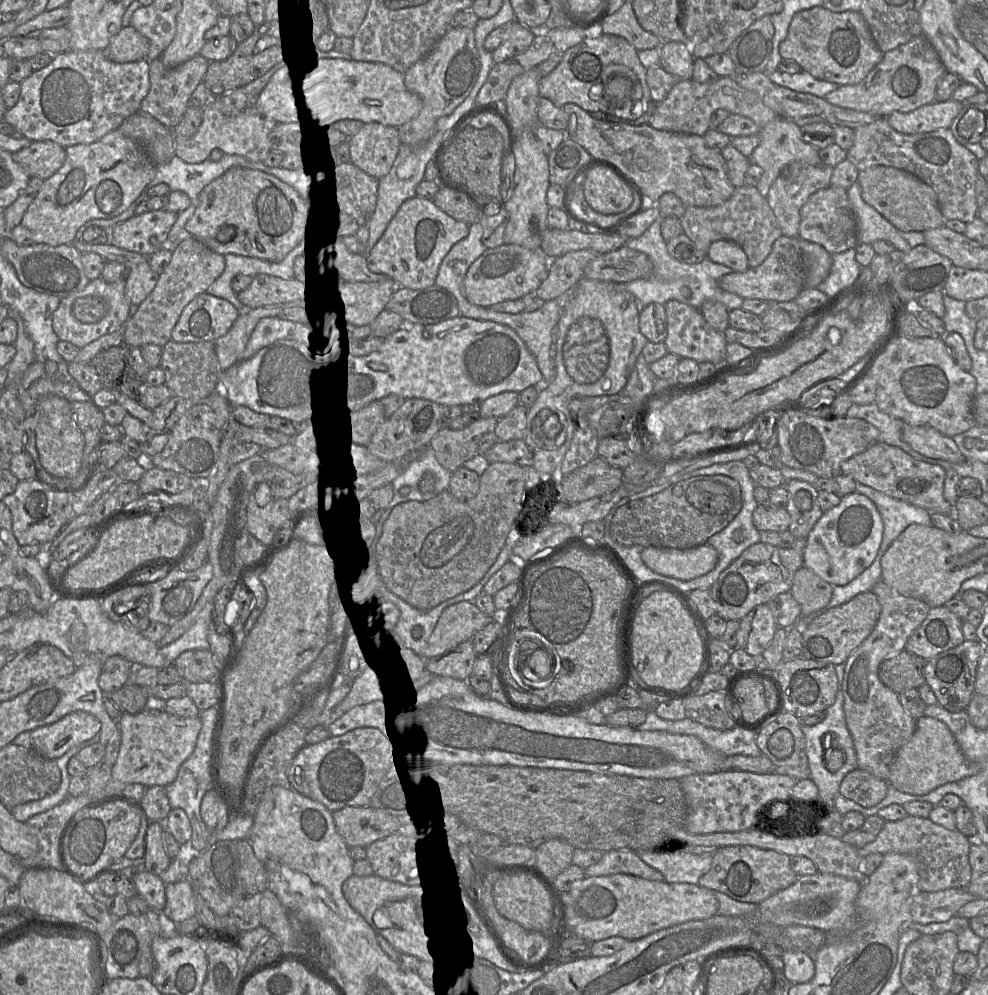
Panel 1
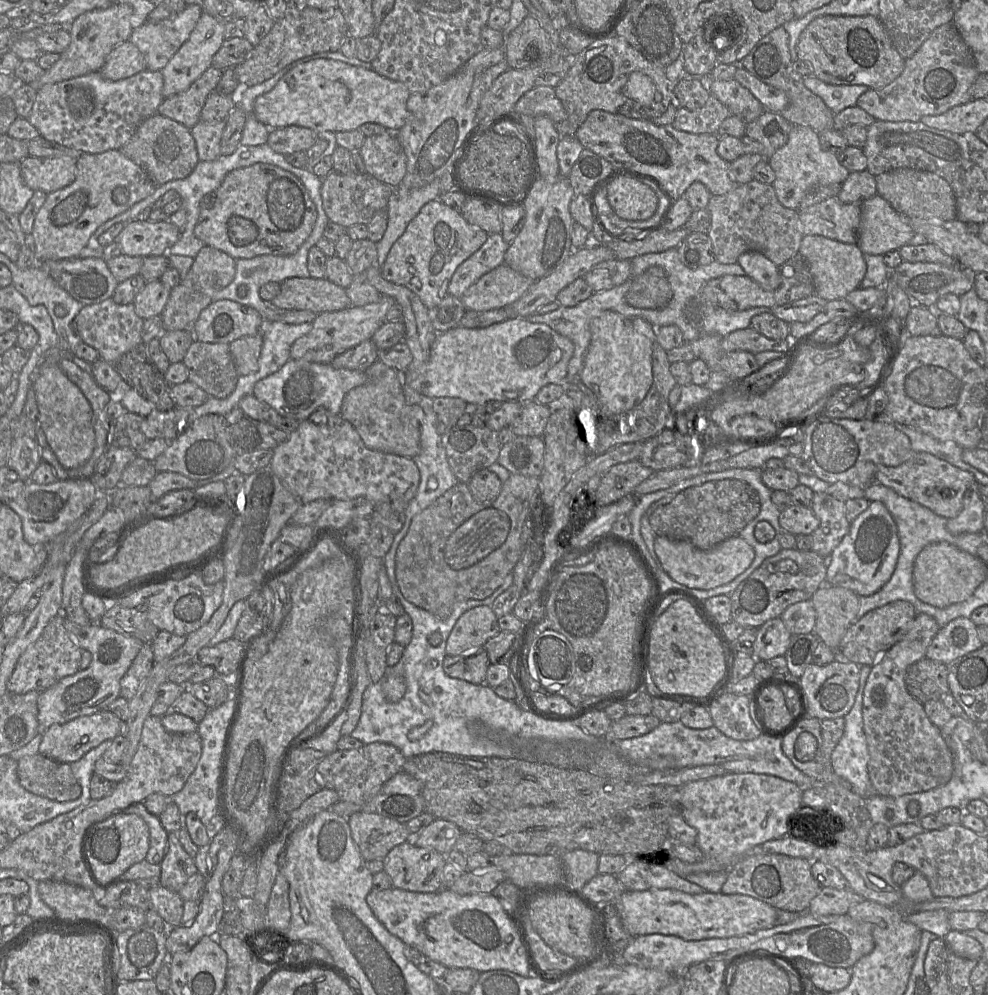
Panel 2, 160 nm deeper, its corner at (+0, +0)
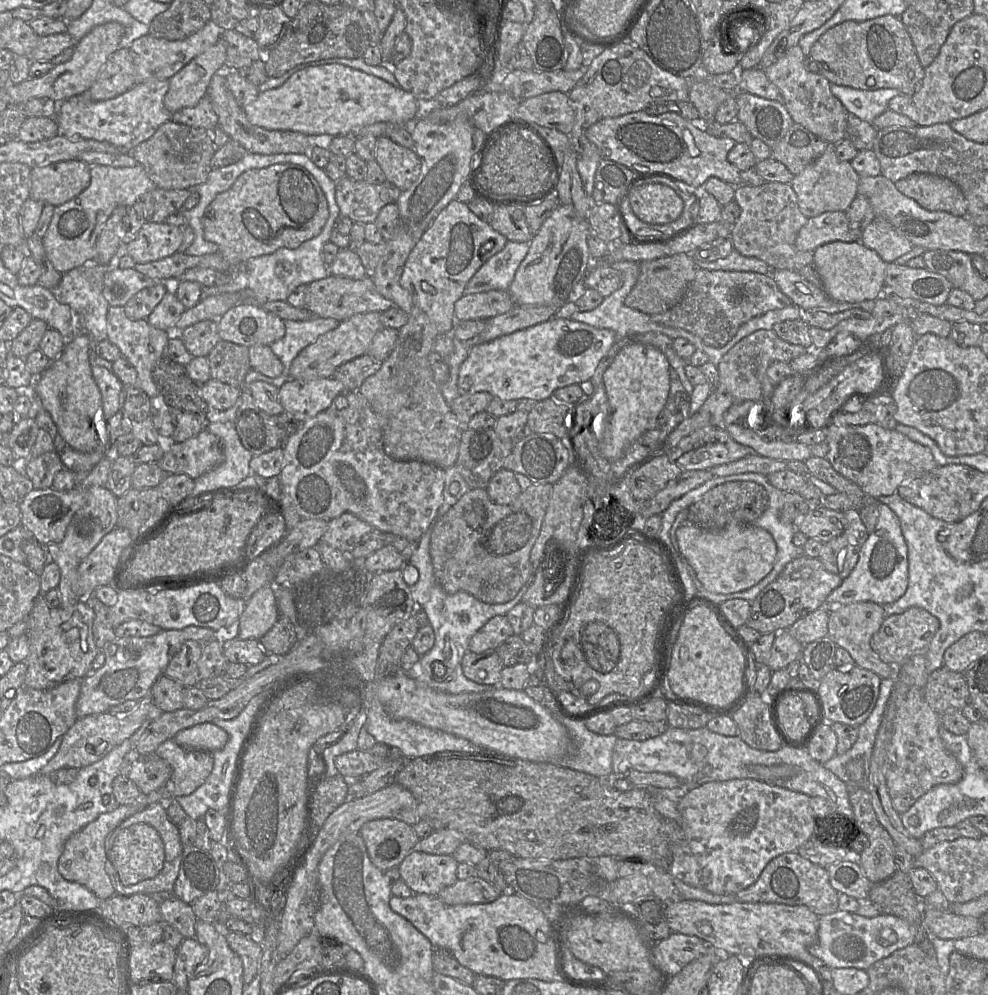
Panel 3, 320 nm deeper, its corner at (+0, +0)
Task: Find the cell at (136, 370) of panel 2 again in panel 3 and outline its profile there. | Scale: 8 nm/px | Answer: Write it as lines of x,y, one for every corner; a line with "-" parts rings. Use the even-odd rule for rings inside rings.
163,358
154,366
152,377
160,391
161,401
175,411
199,415
204,415
207,411
208,405
200,396
201,384
194,382
188,377
185,366

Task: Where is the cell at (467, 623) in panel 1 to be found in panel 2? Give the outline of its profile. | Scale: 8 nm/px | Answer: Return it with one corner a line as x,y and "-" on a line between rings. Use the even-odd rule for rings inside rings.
479,606
464,612
455,623
446,641
447,655
460,655
484,644
500,632
498,618
487,606

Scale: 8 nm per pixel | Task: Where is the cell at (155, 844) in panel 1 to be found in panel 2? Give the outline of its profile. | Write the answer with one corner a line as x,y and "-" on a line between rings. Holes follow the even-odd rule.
168,833
166,854
160,866
160,884
175,892
198,872
194,858
185,851
176,833

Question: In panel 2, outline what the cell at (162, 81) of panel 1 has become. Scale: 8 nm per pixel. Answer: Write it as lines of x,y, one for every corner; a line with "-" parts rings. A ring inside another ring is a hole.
211,65
186,91
164,98
157,113
191,129
200,121
206,98
215,90
222,71

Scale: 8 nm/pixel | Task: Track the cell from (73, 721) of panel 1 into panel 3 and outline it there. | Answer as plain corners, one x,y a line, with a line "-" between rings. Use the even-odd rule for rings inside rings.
149,694
139,700
136,708
131,712
117,714
102,712
78,718
61,737
61,745
57,753
47,765
41,769
40,773
48,775
62,768
80,769
100,760
115,746
132,737
147,720
147,714
152,706
154,706
154,704

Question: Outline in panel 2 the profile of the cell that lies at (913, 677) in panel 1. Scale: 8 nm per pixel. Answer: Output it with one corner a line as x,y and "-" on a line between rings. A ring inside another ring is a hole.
924,657
908,667
905,683
908,693
921,704
940,700
949,693
947,665

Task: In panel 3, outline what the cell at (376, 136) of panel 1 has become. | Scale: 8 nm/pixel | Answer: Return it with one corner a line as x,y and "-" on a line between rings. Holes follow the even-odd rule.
385,136
377,138
374,160
387,181
401,191
409,189
421,171
421,162
414,150
404,148

